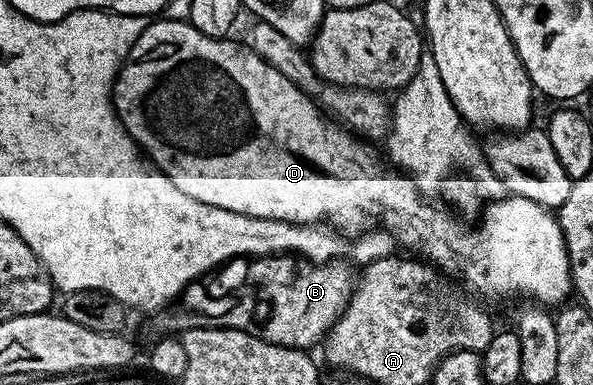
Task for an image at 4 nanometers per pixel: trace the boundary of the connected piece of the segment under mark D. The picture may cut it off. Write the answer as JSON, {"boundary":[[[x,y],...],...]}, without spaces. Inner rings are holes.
{"boundary":[[[159,17],[148,22],[147,28],[141,33],[141,37],[137,37],[137,41],[131,47],[131,52],[128,53],[123,66],[119,68],[115,76],[115,82],[111,89],[111,101],[115,109],[115,116],[119,119],[124,130],[139,146],[144,156],[158,170],[162,171],[163,175],[177,189],[181,189],[181,193],[185,193],[205,205],[217,205],[221,209],[229,209],[233,213],[241,213],[249,217],[261,217],[262,219],[276,219],[277,221],[300,225],[319,225],[324,222],[322,219],[328,219],[335,227],[357,227],[366,219],[380,219],[383,222],[380,223],[382,230],[386,231],[395,240],[396,244],[403,246],[404,243],[407,247],[416,247],[420,251],[418,254],[425,257],[426,262],[434,265],[448,276],[458,277],[472,292],[480,291],[483,295],[515,295],[520,291],[521,294],[528,295],[531,298],[528,300],[539,305],[549,305],[547,303],[559,305],[566,300],[563,298],[567,294],[569,296],[572,294],[571,267],[568,265],[566,247],[563,244],[556,216],[550,210],[538,207],[536,203],[525,197],[507,195],[506,198],[488,202],[478,216],[477,223],[479,223],[479,227],[471,227],[466,231],[465,228],[454,223],[445,212],[438,211],[431,204],[431,201],[424,198],[412,178],[395,169],[386,171],[375,160],[375,151],[371,148],[374,146],[370,142],[364,141],[360,136],[348,131],[346,127],[340,127],[338,123],[324,115],[319,110],[319,104],[307,92],[299,88],[296,83],[289,81],[289,77],[282,75],[273,64],[257,57],[246,46],[240,45],[238,47],[237,44],[230,43],[232,41],[230,38],[214,39],[205,33],[201,33],[190,21],[174,17],[163,18]],[[242,111],[244,117],[251,122],[251,135],[245,136],[244,139],[242,135]]]}

